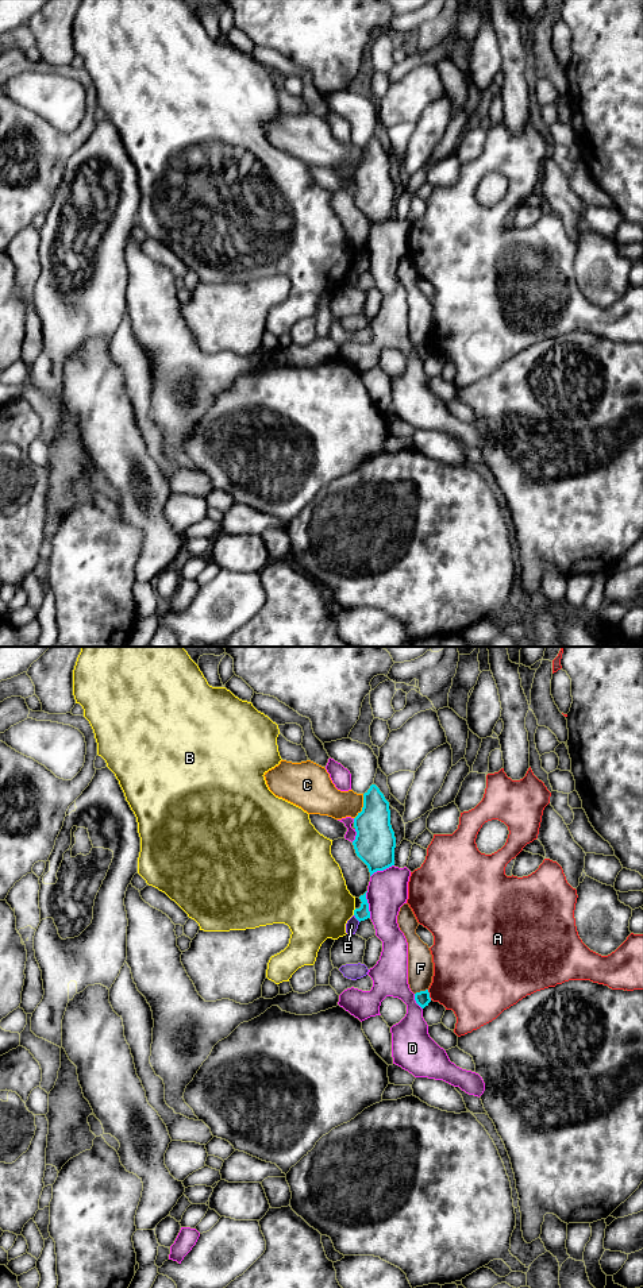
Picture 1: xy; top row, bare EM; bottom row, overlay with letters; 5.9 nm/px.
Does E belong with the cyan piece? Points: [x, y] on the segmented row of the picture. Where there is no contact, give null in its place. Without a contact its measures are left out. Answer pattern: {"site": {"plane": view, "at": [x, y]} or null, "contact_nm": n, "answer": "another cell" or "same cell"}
{"site": {"plane": "xy", "at": [357, 918]}, "contact_nm": 60, "answer": "another cell"}

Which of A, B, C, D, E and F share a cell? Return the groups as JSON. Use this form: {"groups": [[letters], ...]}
{"groups": [["A"], ["B"], ["C"], ["D"], ["E"], ["F"]]}

